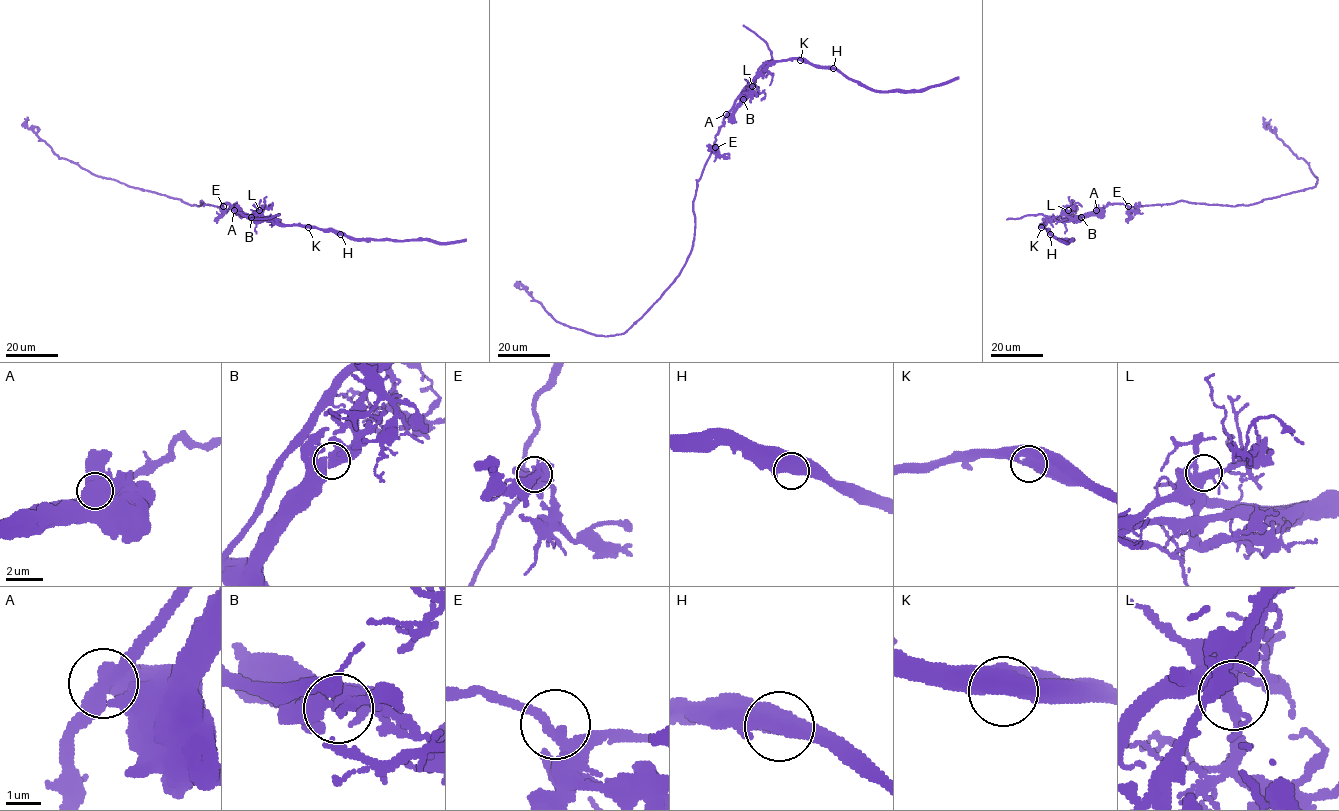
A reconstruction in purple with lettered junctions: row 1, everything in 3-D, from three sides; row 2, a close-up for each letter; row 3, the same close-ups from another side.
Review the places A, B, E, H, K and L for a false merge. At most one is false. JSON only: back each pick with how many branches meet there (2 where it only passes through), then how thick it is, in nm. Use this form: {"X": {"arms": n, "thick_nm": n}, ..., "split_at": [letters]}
{"A": {"arms": 3, "thick_nm": 460}, "split_at": ["A"]}

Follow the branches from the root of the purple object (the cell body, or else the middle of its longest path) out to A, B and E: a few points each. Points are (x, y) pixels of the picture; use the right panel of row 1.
A: (1156, 205), (1128, 207), (1108, 203), (1096, 210)
B: (1156, 205), (1128, 207), (1108, 203), (1081, 217)
E: (1156, 205), (1128, 206)

